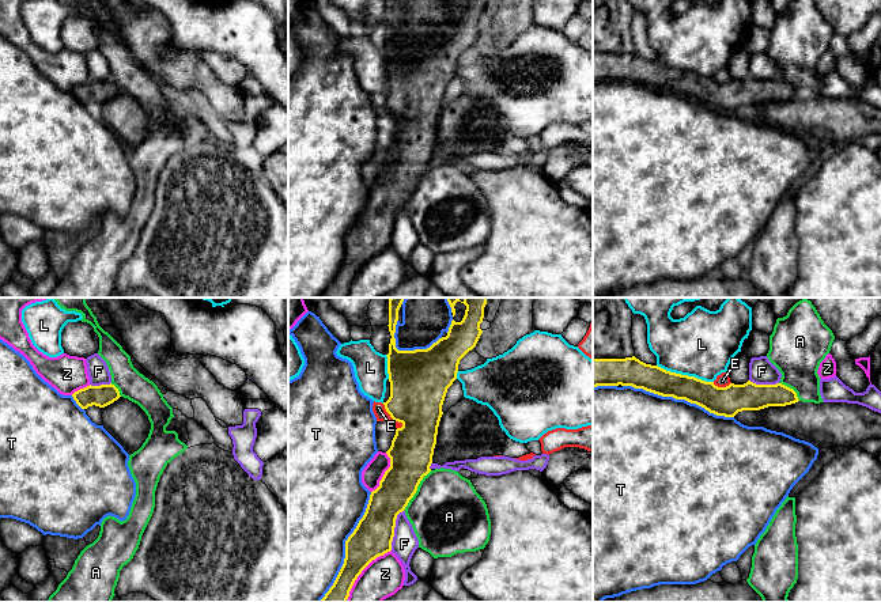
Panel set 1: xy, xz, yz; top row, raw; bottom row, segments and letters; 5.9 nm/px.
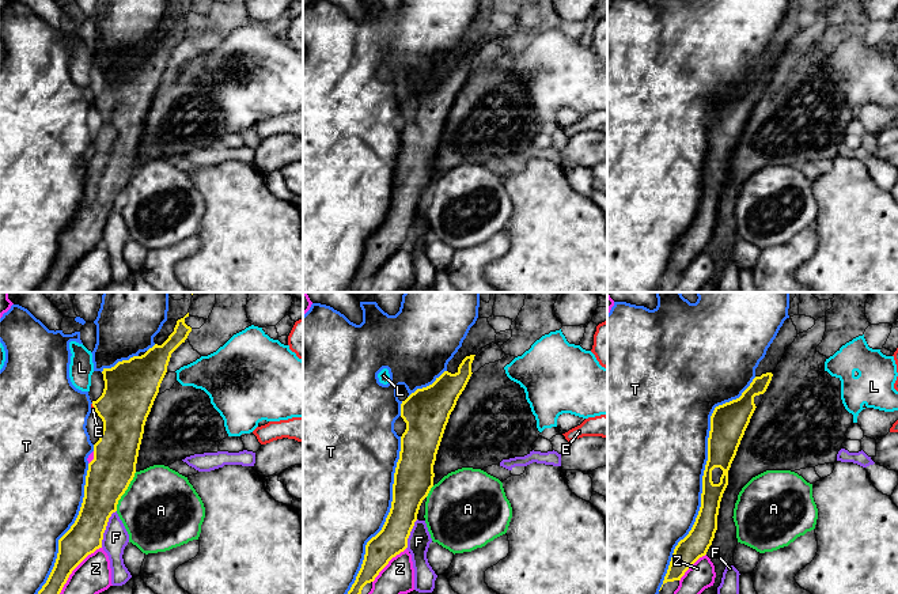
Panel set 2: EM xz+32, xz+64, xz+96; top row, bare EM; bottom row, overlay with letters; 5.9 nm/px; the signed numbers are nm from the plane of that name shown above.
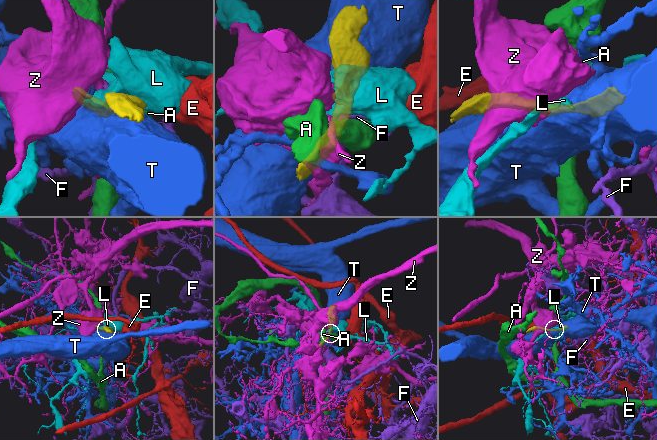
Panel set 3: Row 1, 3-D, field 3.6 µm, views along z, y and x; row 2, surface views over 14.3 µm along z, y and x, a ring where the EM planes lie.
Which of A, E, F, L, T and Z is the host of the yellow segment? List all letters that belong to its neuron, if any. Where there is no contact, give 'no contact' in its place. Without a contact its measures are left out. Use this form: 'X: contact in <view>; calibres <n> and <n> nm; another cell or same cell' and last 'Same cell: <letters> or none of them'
A: contact in xz; calibres 260 and 440 nm; another cell
E: contact in xz; calibres 340 and 80 nm; another cell
F: contact in xz; calibres 220 and 150 nm; another cell
L: contact in yz; calibres 160 and 400 nm; another cell
T: contact in yz; calibres 170 and 480 nm; another cell
Z: contact in xz; calibres 220 and 240 nm; another cell
Same cell: none of them

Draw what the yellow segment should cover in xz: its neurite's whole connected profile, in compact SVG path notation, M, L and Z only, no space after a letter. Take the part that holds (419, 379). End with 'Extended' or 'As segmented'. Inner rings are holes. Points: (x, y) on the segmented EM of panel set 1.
M464 298L461 303L466 306L466 310L462 321L455 322L453 319L447 336L439 338L430 348L398 351L394 333L398 310L404 299L389 299L387 326L392 338L386 356L390 397L383 402L393 421L401 423L402 427L396 429L392 446L386 451L390 458L390 467L385 472L379 486L371 492L363 518L345 541L344 564L321 602L347 602L349 591L362 571L373 560L392 550L397 515L405 510L423 477L435 470L430 467L432 463L442 466L446 462L503 455L500 446L510 439L487 405L462 397L447 412L442 412L447 389L457 379L460 360L476 347L483 333L480 323L484 318L487 298Z. Extended

